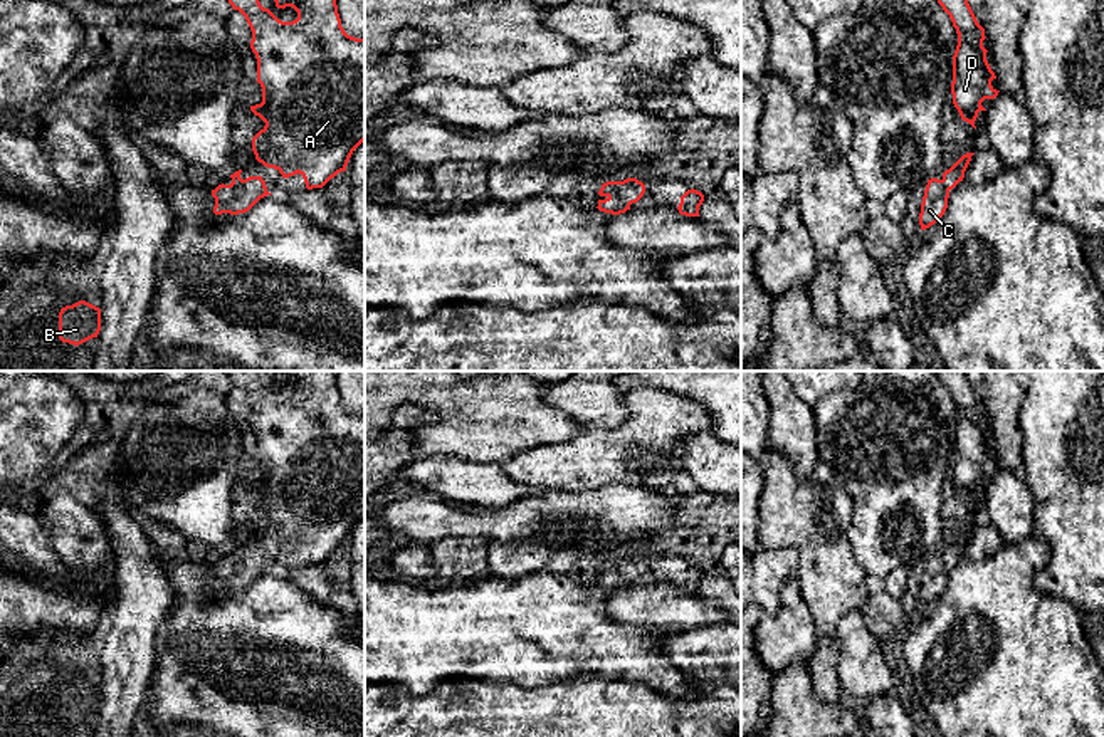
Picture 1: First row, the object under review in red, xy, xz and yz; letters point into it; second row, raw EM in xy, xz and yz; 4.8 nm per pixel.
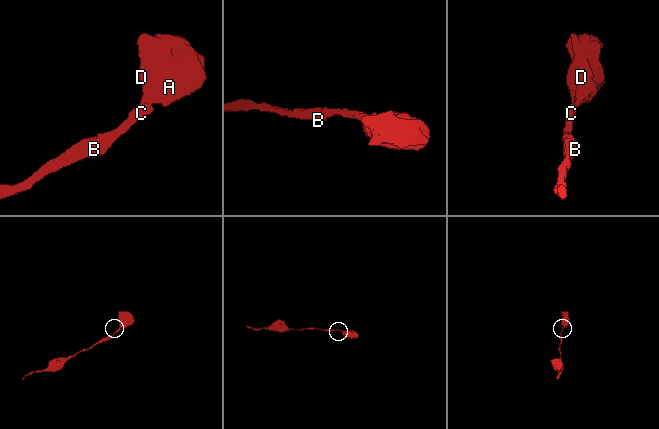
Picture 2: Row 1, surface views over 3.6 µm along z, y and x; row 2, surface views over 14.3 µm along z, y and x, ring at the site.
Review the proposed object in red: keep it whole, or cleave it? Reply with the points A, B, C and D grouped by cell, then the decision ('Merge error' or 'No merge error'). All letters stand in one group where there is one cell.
Groups: A B C D. No merge error

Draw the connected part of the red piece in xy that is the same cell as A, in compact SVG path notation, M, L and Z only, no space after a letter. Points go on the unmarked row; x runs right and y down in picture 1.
M257 371L227 373L252 406L250 425L257 435L257 458L262 463L262 478L250 482L265 499L252 514L255 536L277 546L282 554L299 549L308 566L323 564L338 549L346 547L353 527L365 517L365 413L356 415L344 408L336 371L271 371L277 384L292 383L297 388L292 398L279 396L260 381Z

